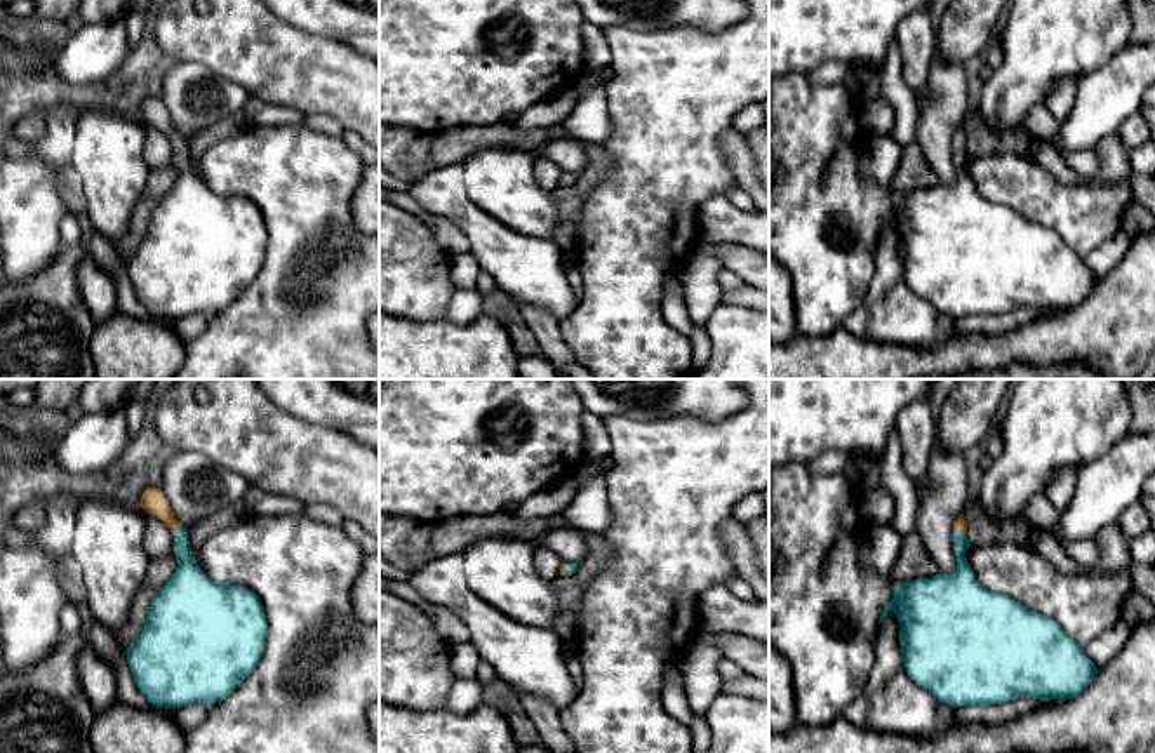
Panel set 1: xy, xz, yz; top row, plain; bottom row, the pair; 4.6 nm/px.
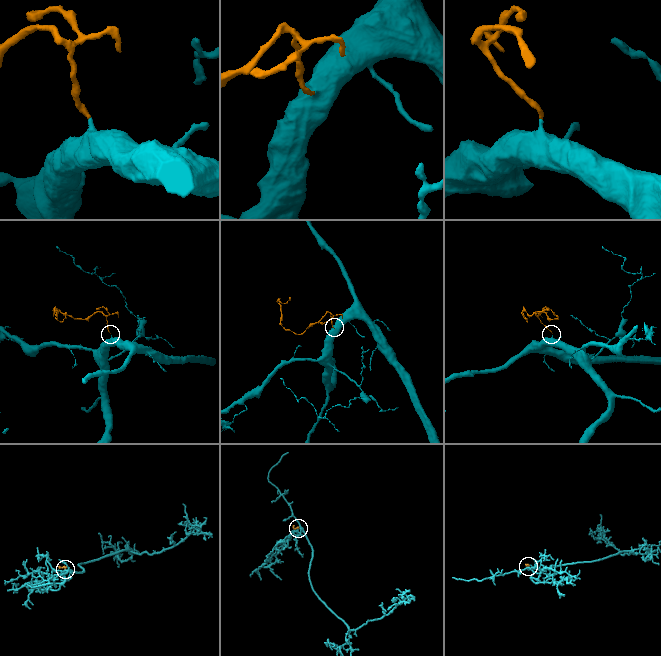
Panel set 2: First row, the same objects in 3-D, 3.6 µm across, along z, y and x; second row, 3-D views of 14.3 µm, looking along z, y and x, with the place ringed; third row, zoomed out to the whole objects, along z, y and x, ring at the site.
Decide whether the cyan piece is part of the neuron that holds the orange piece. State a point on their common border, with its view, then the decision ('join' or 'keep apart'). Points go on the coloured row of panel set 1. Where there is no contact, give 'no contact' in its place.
yz (959, 531) | join

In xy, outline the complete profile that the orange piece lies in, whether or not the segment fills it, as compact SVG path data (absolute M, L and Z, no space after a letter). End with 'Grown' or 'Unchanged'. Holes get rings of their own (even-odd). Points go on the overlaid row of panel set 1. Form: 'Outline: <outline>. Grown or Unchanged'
Outline: M148 487L141 508L174 534L177 569L127 647L127 664L150 704L210 706L257 666L268 638L264 607L247 586L219 584L202 572L162 489Z. Grown

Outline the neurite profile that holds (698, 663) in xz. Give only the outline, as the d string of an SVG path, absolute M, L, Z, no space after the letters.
M691 643L680 656L678 671L694 716L706 718L711 701L722 694L720 659L724 654L715 643Z

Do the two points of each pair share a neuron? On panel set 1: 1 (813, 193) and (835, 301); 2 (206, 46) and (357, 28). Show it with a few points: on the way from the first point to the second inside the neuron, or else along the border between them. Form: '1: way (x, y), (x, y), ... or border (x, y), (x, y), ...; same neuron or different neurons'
1: way (818, 219), (818, 239), (828, 251), (830, 275); same neuron
2: border (279, 18), (301, 30), (343, 40), (352, 47); different neurons

